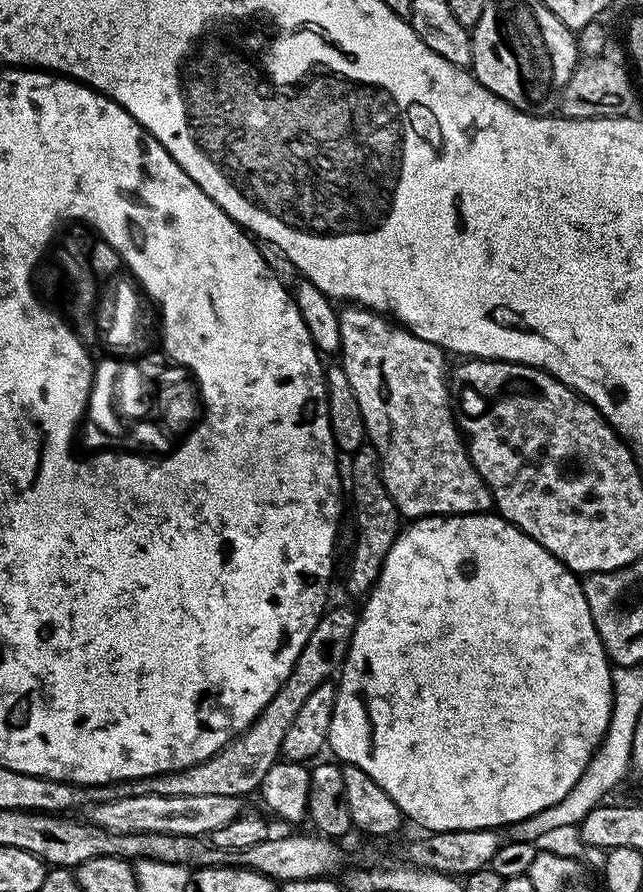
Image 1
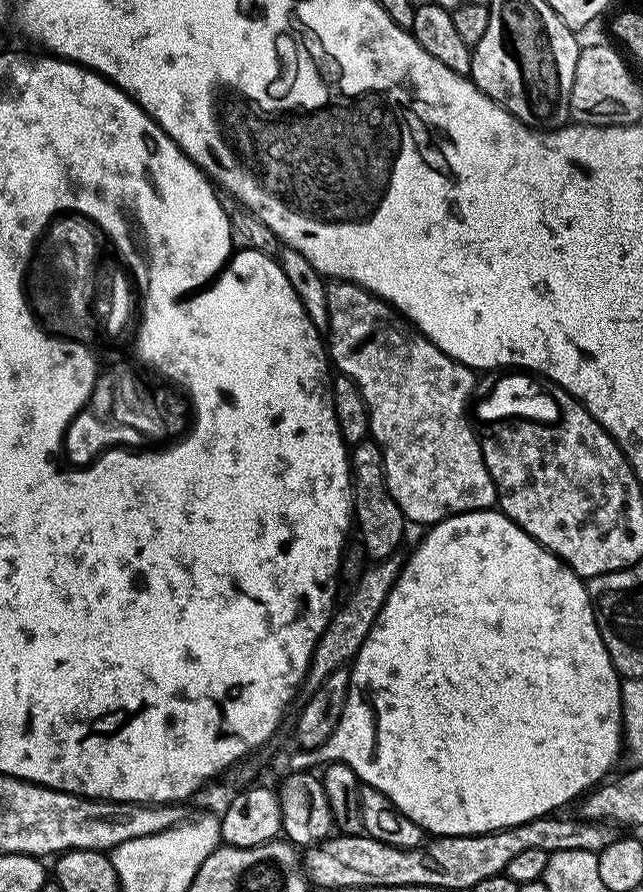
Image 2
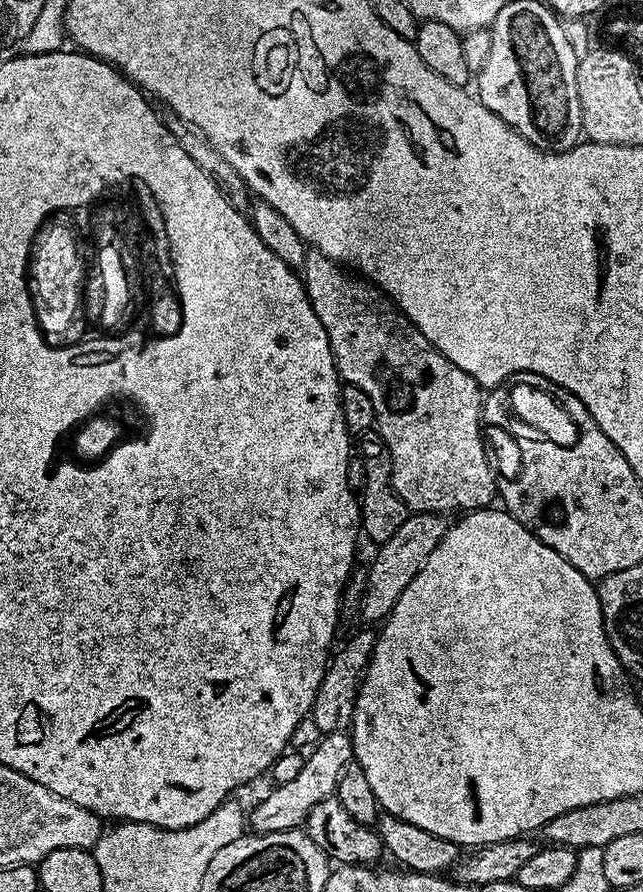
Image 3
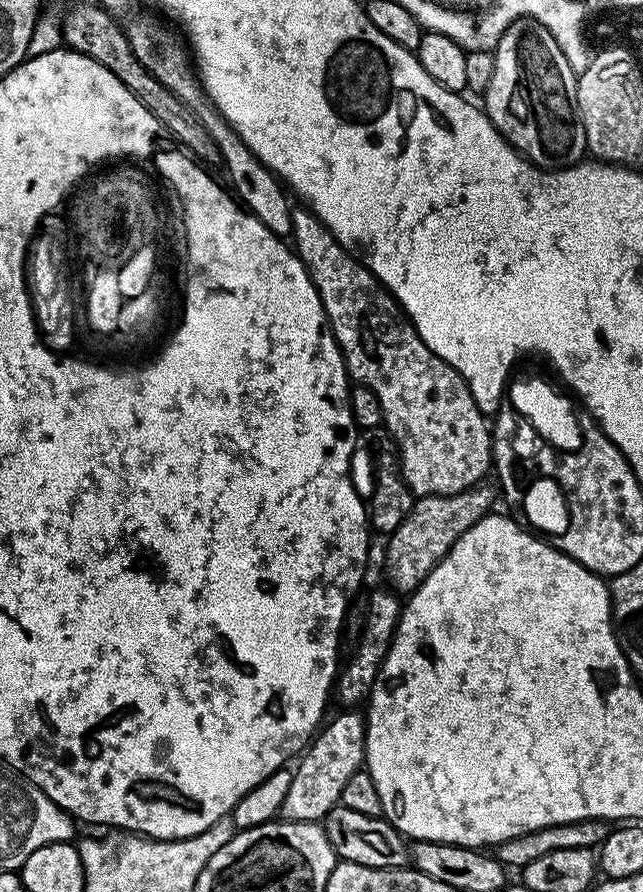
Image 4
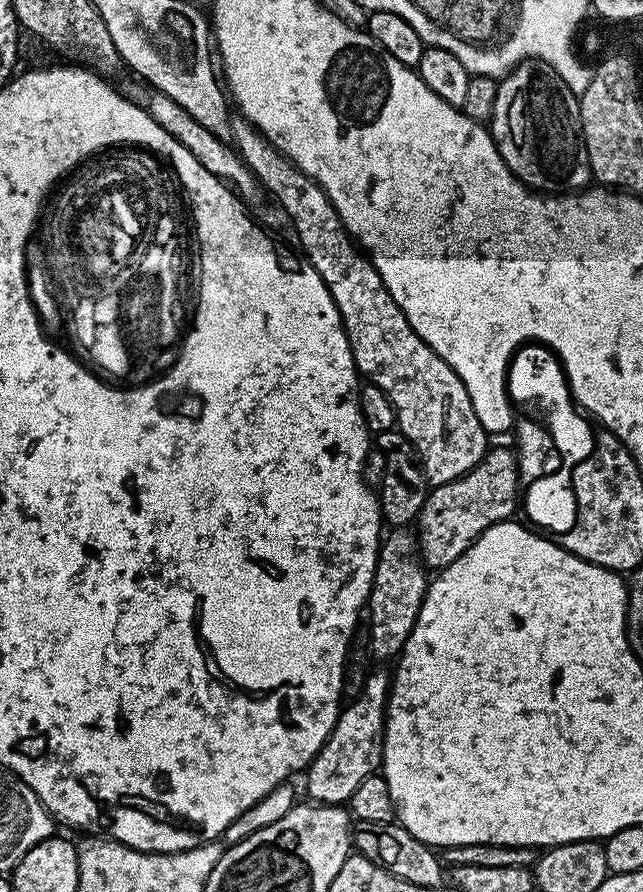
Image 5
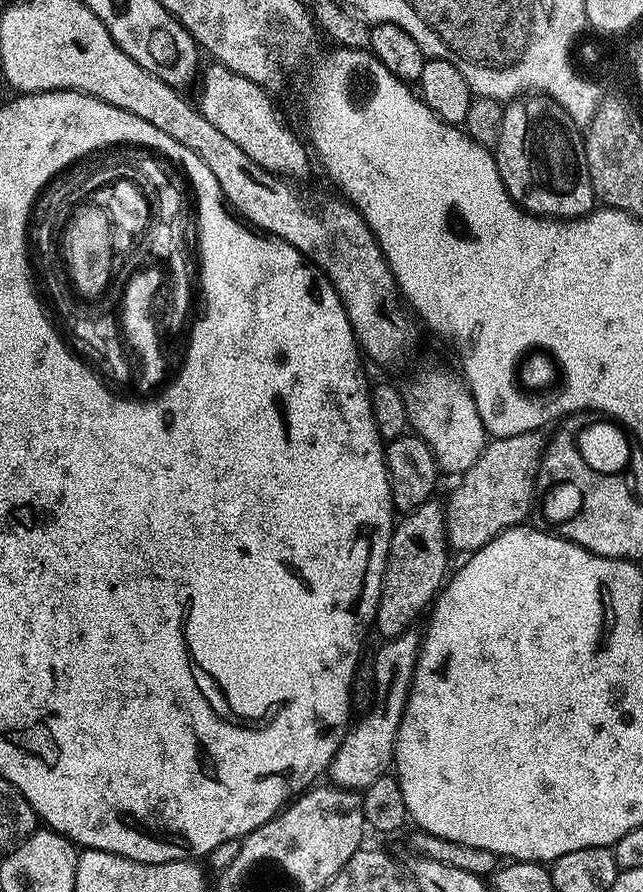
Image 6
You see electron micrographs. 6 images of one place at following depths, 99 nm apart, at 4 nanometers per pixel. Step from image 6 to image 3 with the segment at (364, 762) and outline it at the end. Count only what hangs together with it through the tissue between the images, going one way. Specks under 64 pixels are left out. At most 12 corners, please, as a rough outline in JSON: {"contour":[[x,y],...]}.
{"contour":[[329,732],[302,770],[247,813],[253,833],[300,828],[353,763],[352,737]]}

